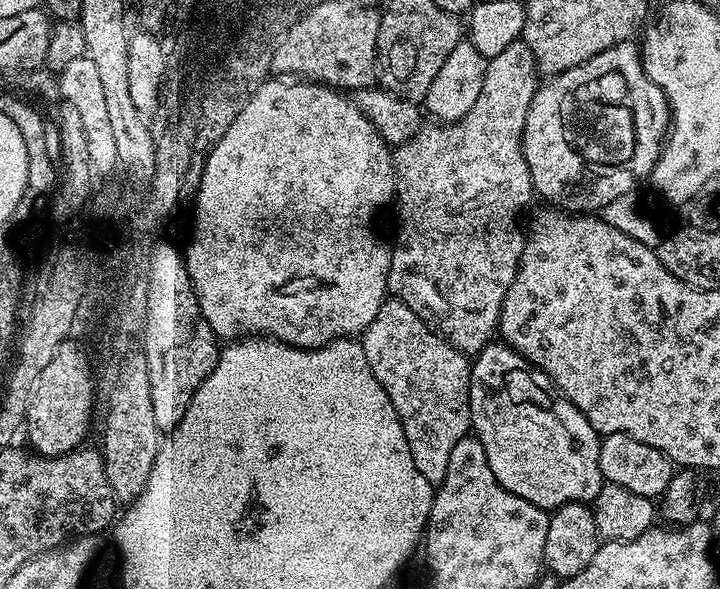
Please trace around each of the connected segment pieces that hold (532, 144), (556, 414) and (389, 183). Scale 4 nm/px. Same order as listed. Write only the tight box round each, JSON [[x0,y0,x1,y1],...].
[[524,40,670,214],[469,342,606,510],[186,78,396,348]]

